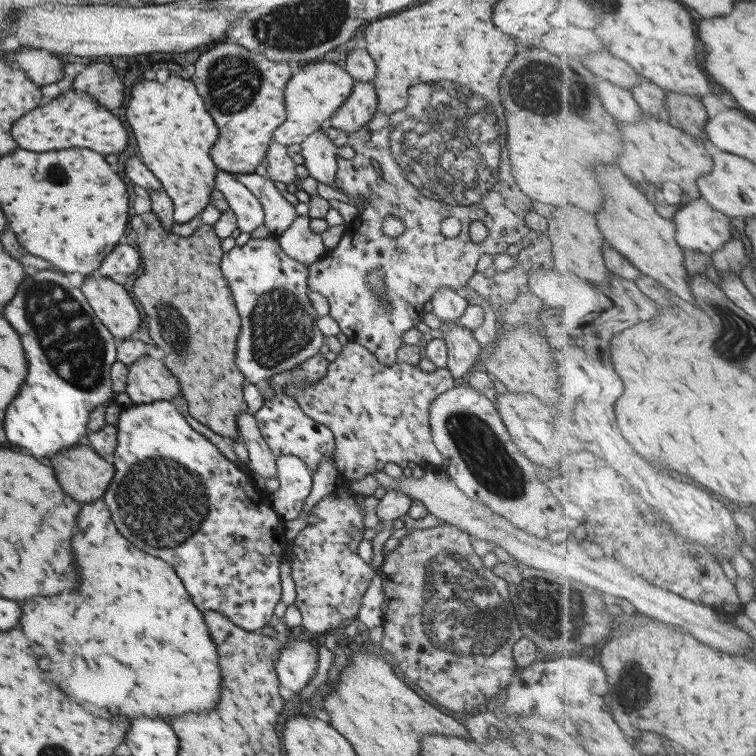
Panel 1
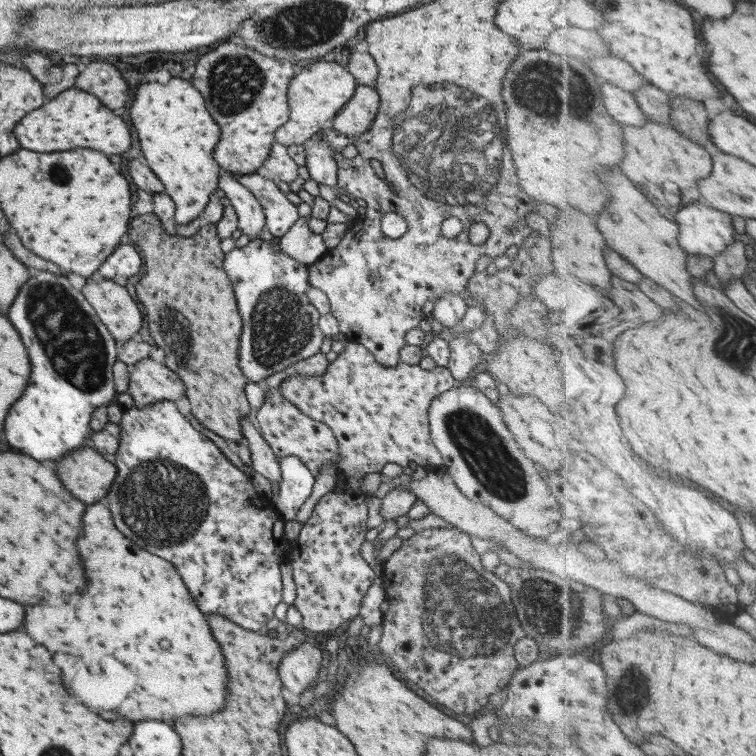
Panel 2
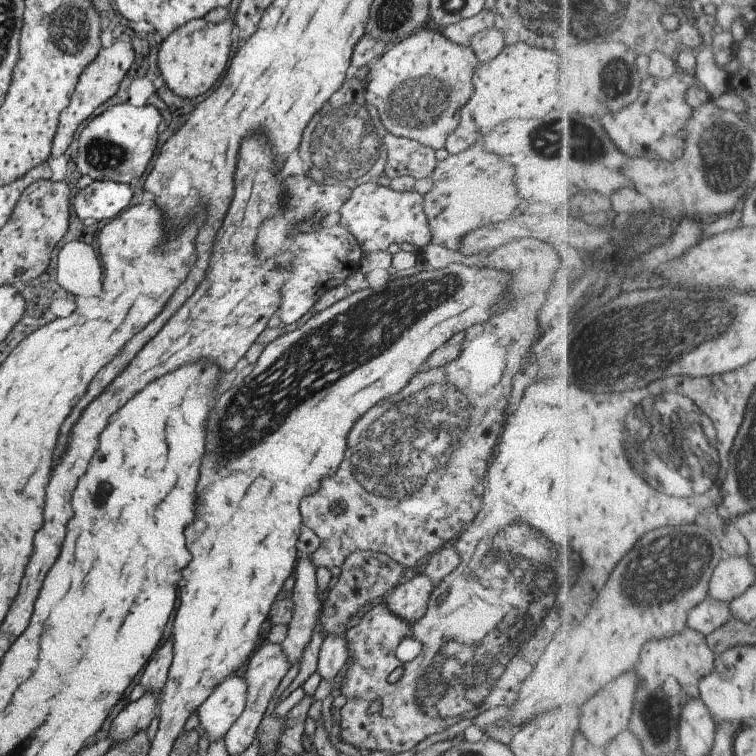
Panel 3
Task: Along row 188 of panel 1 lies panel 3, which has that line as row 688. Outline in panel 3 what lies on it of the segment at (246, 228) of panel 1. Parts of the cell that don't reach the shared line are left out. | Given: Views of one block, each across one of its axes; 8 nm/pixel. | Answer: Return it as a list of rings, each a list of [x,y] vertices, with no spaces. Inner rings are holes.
[[[242,673],[232,674],[197,708],[200,725],[196,730],[208,734],[210,743],[225,736],[238,720],[247,703],[247,682]]]

